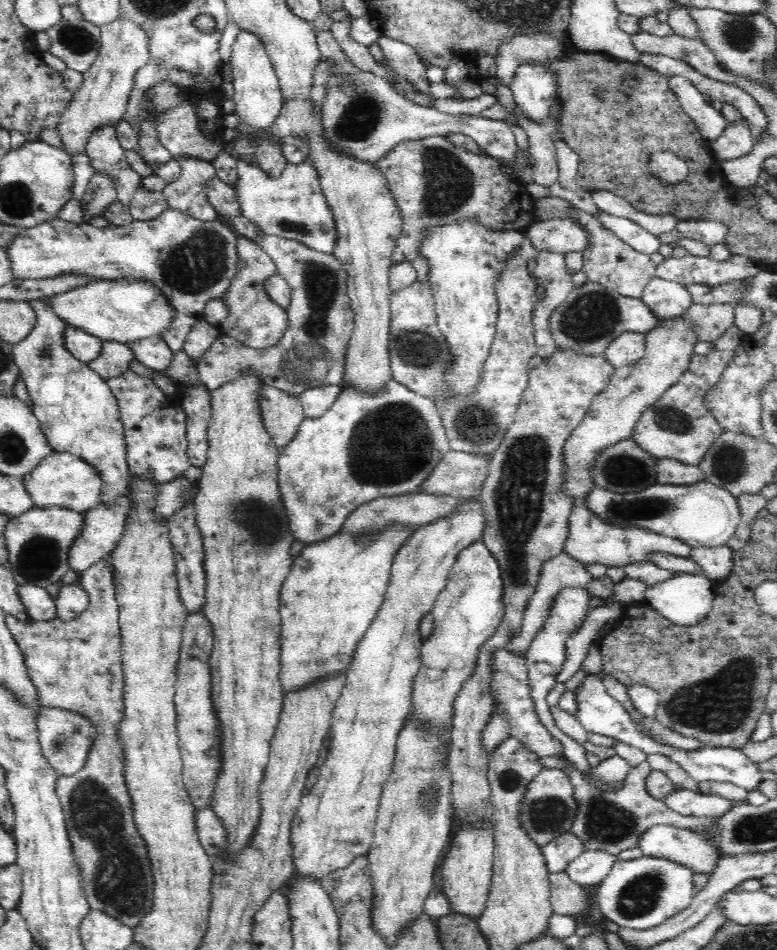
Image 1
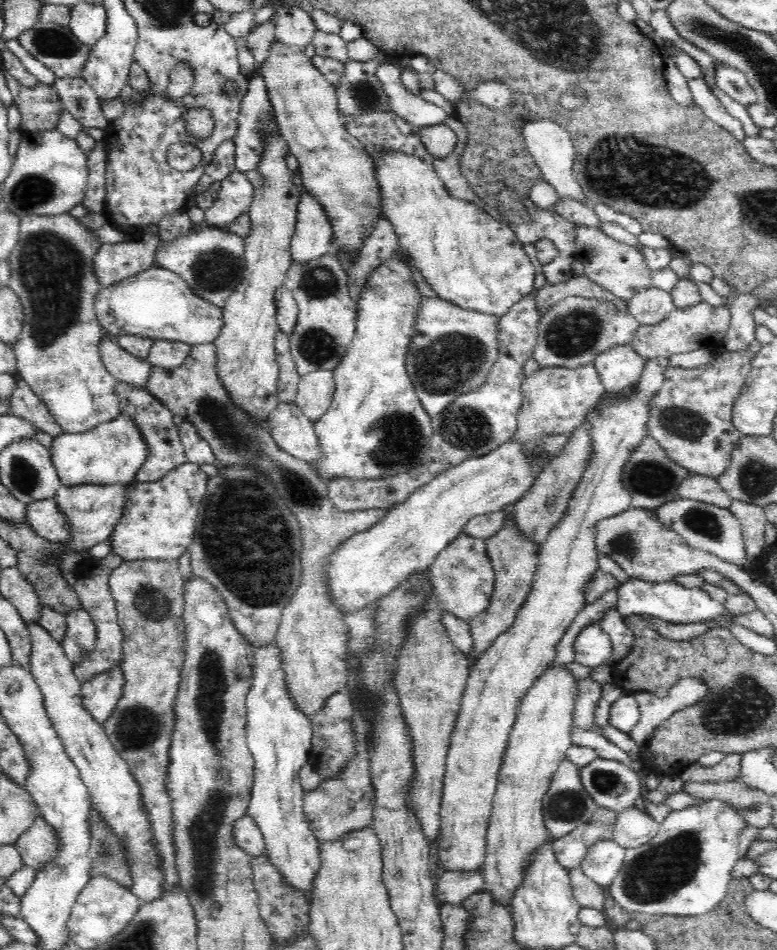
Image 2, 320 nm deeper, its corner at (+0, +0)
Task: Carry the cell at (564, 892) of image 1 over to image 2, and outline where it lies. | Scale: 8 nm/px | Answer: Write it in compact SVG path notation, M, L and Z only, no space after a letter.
M577 867L569 871L570 885L572 885L573 899L581 908L595 908L603 910L605 903L605 889L584 875L582 868Z

